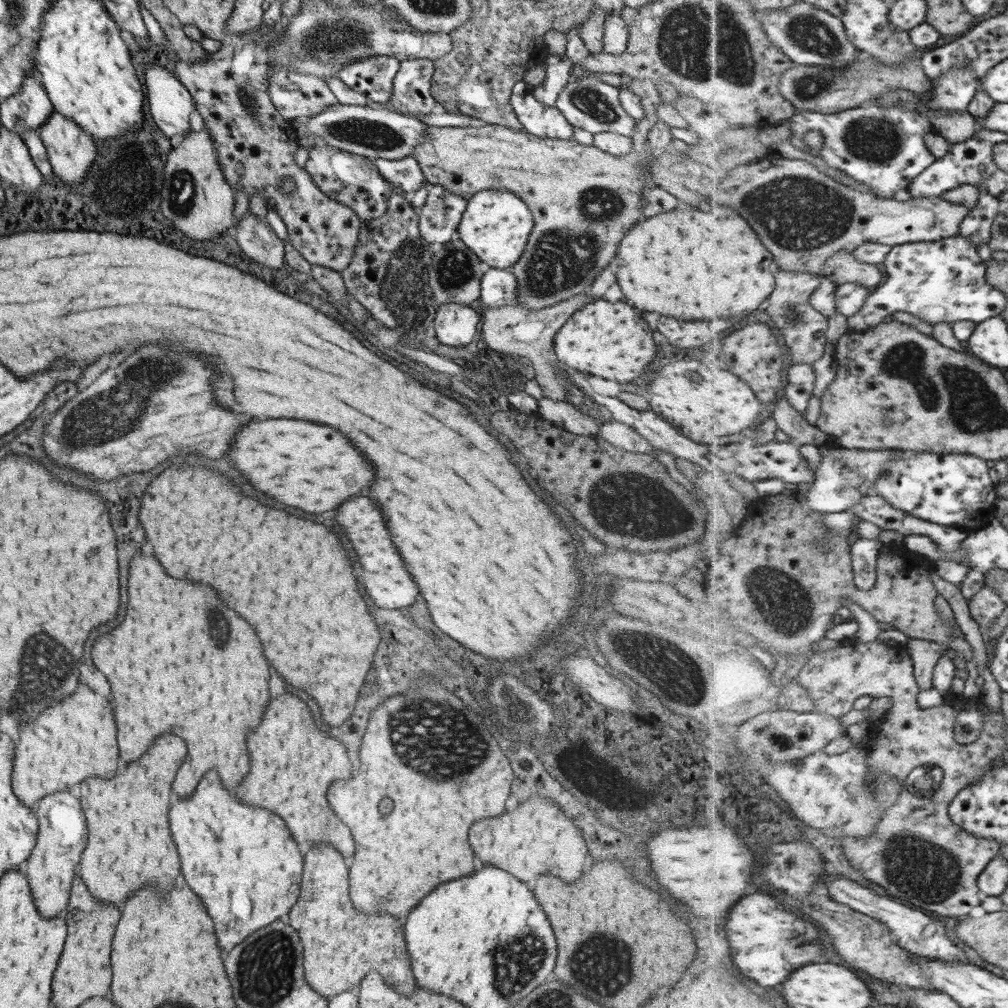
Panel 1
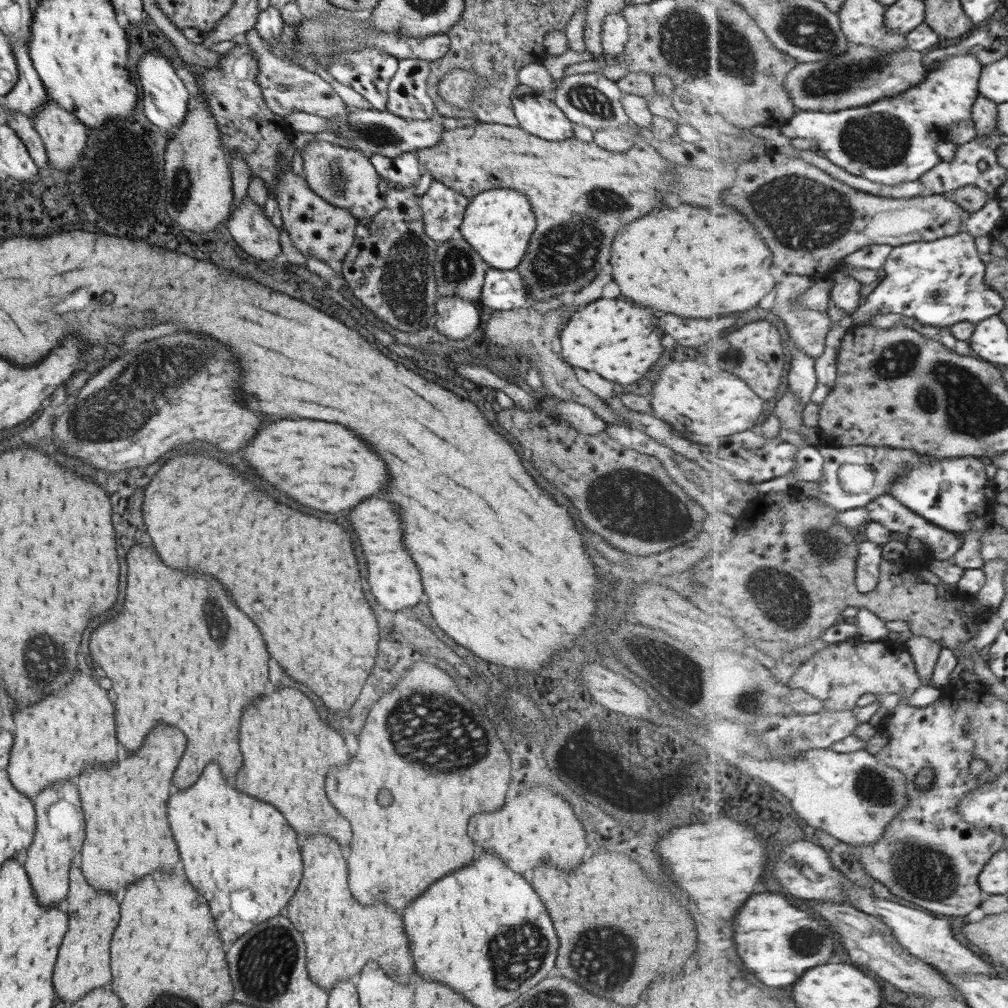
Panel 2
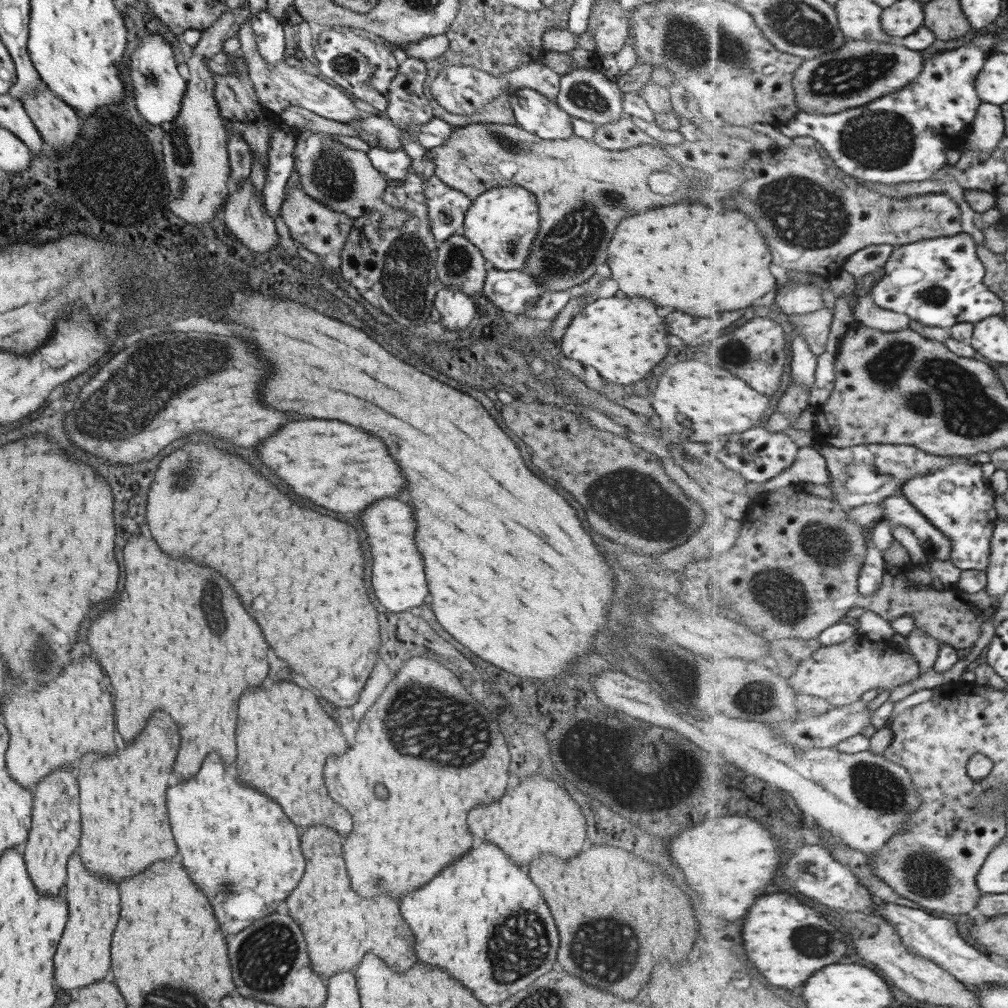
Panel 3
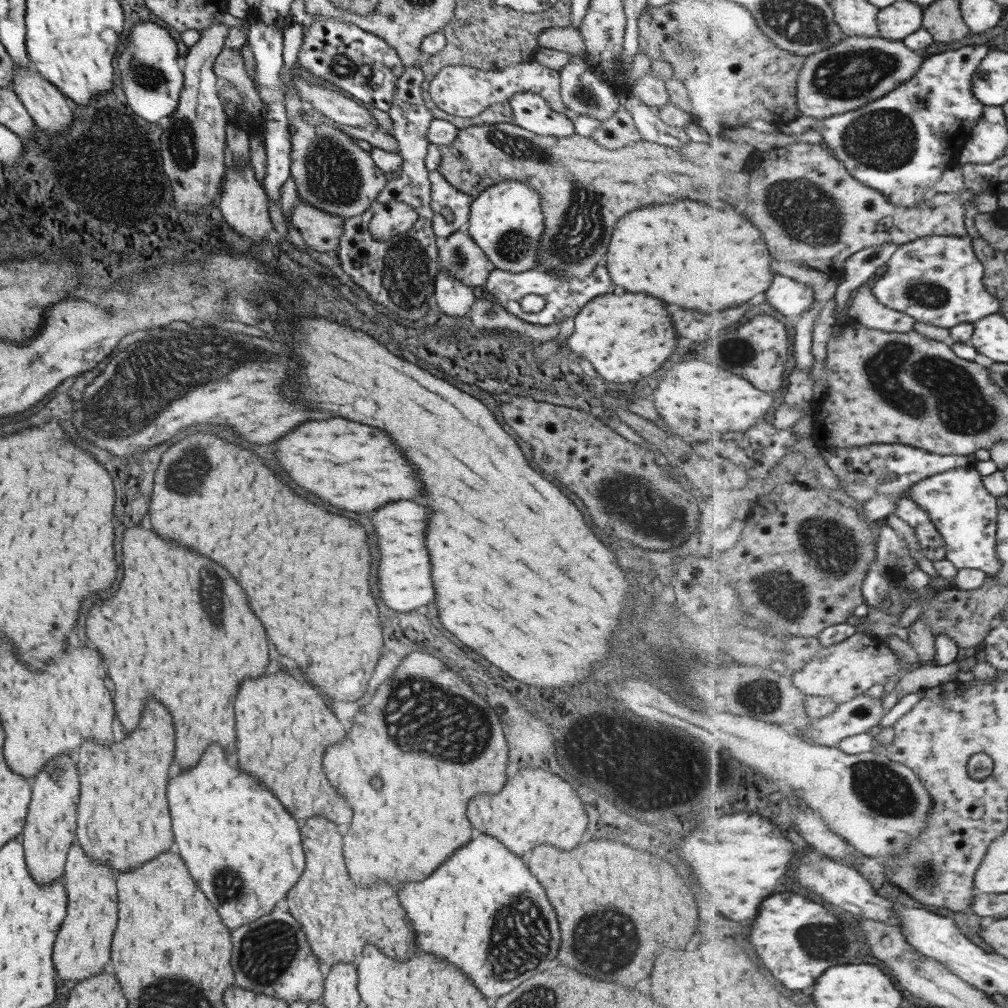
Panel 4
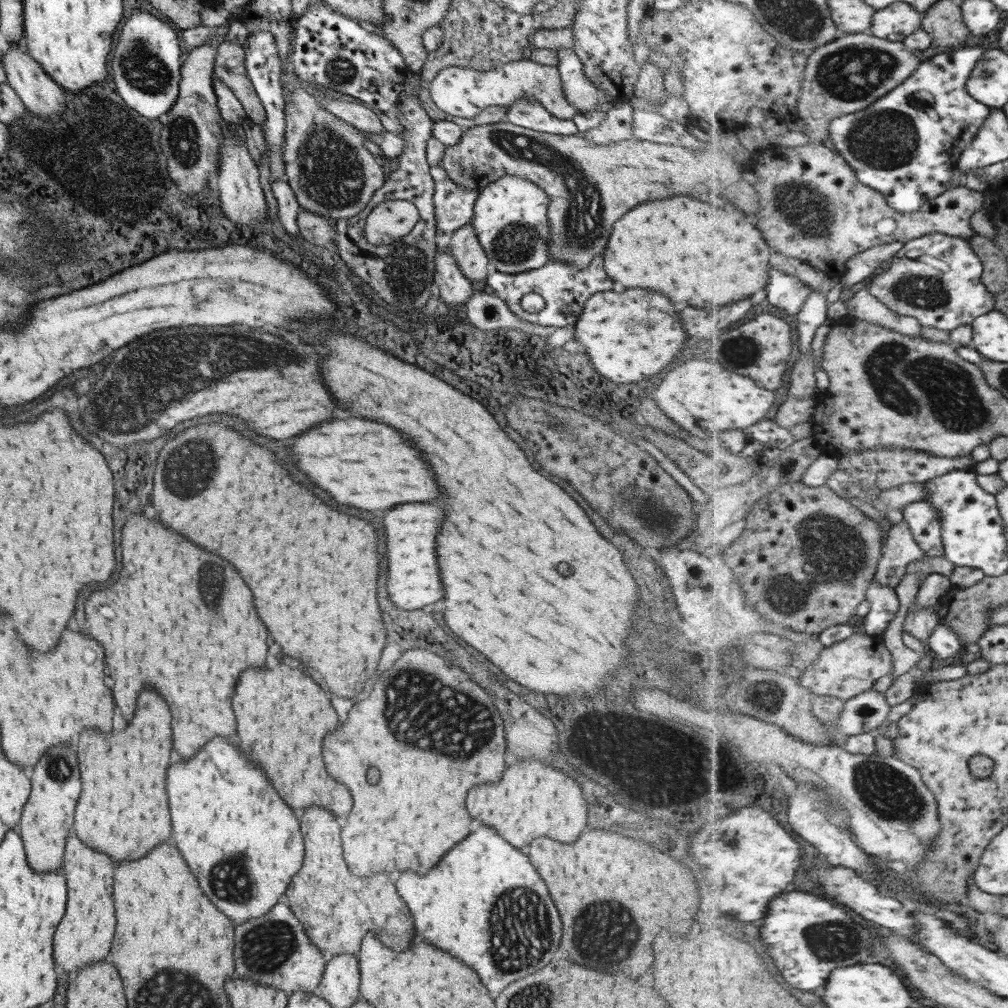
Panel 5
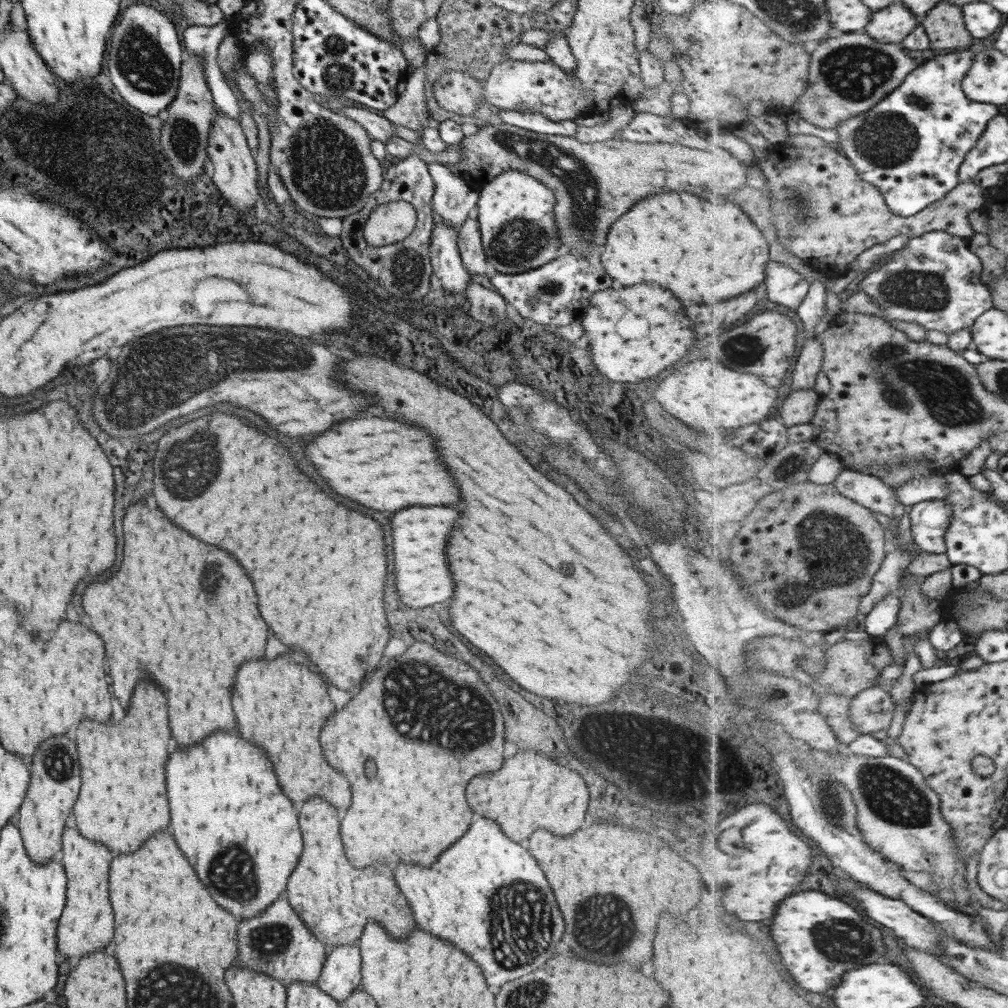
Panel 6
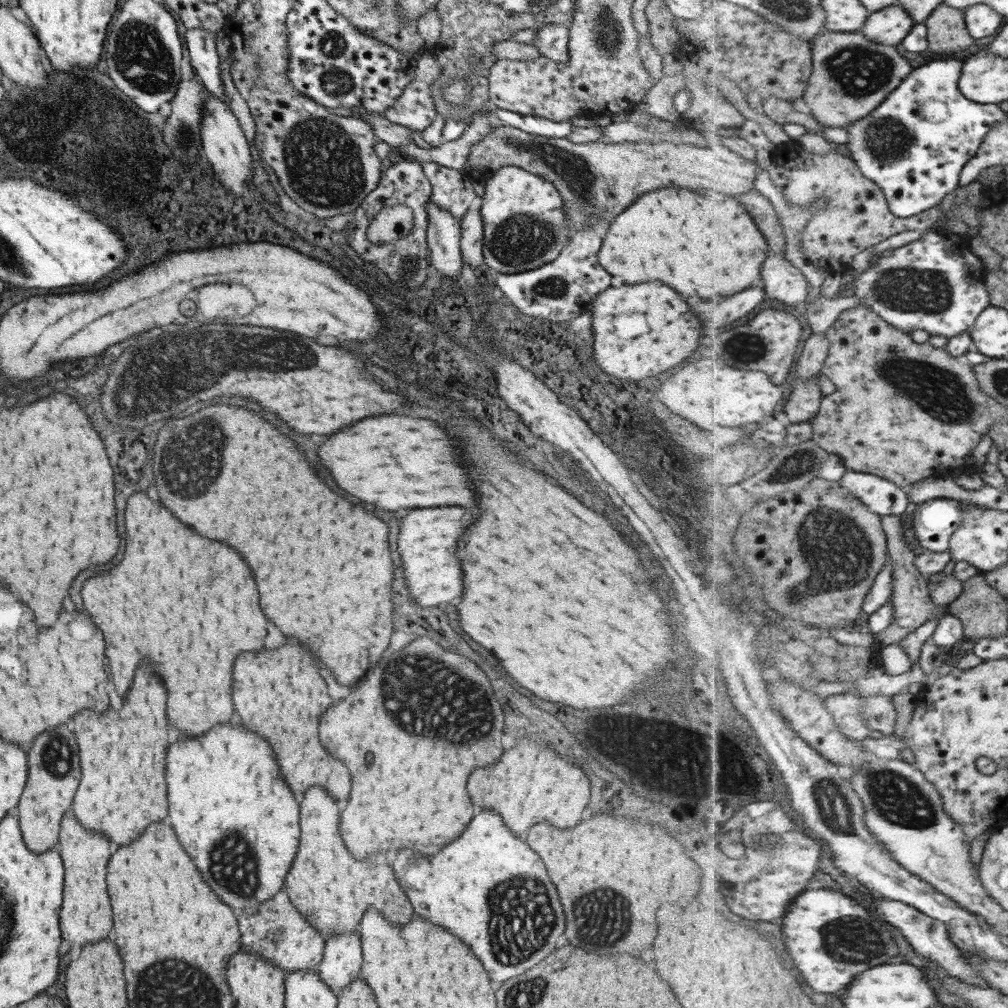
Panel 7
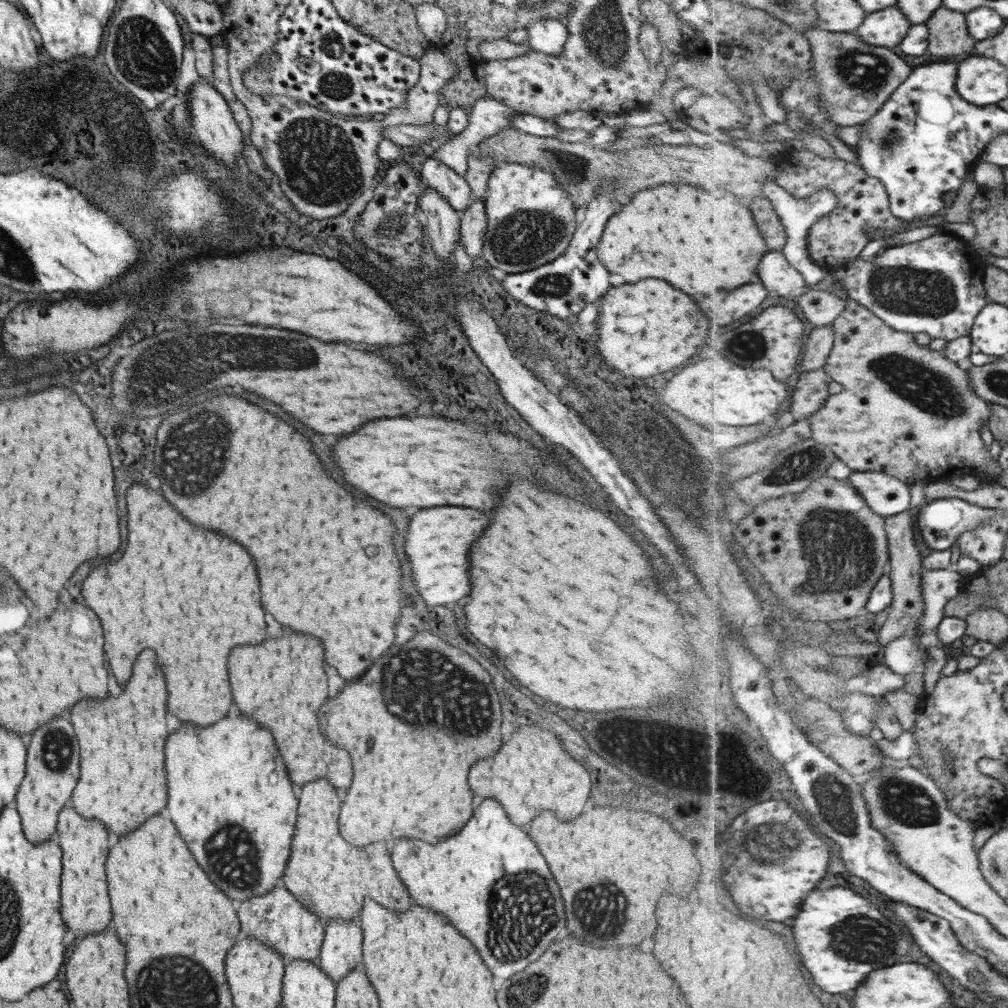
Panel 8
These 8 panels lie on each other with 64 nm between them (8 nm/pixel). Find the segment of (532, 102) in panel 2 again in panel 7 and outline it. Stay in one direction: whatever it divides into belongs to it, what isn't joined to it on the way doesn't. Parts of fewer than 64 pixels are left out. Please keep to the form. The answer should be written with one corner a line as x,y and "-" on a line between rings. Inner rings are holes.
503,108
496,109
495,113
502,120
504,126
512,126
528,132
528,134
548,138
564,138
574,130
574,126
569,121
554,122
546,117
518,114
518,112
510,112

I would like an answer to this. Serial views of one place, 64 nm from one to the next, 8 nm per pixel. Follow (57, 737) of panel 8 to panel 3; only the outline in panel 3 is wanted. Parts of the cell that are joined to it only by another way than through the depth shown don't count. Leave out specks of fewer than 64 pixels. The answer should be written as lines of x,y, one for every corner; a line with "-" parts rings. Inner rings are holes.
72,767
58,768
34,790
30,833
21,850
28,874
40,894
64,893
68,859
80,846
80,810
78,810
78,782
72,776

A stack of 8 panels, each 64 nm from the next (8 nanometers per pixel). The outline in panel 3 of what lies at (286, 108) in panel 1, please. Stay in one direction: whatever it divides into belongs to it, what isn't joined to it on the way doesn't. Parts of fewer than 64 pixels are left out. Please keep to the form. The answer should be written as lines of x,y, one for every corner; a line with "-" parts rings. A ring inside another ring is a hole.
250,20
240,23
239,35
241,48
239,54
244,56
246,64
248,64
248,72
250,72
250,80
254,84
258,102
265,109
268,109
273,114
281,114
287,106
296,105
302,106
318,116
343,122
344,124
355,125
362,118
365,112
354,106
352,99
346,97
339,89
336,89
330,82
319,79
318,77
303,71
297,67
288,65
285,62
280,62
276,66
270,66
268,62
262,60
260,52
258,52
258,44
254,40
254,32
250,28

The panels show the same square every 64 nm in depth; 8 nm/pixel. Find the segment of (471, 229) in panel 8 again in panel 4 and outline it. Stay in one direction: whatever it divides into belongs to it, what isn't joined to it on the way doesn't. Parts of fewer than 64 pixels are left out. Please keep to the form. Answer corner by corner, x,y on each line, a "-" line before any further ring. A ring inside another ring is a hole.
468,223
446,237
446,242
437,251
439,270
448,271
472,288
486,284
492,264
470,237

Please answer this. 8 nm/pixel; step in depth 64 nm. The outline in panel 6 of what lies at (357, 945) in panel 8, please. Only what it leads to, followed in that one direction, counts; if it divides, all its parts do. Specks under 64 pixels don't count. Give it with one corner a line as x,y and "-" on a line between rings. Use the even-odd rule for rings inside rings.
334,945
322,967
316,985
330,997
342,1003
354,993
360,982
360,948
352,945

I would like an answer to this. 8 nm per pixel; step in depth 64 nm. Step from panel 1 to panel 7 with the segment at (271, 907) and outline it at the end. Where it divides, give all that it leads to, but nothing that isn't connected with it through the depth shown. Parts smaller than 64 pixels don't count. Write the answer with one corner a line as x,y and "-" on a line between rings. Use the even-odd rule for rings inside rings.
220,724
202,736
170,744
166,754
168,816
180,844
192,856
210,888
237,912
266,901
285,886
286,875
296,857
300,828
298,802
280,774
270,744
242,724

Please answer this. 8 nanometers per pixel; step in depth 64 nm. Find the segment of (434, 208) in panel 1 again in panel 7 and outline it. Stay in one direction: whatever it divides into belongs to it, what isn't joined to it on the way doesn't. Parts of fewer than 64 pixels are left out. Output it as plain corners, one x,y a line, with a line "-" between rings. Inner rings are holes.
434,161
423,162
422,171
428,183
432,184
430,201
438,203
454,217
462,220
477,197
473,184
462,172

